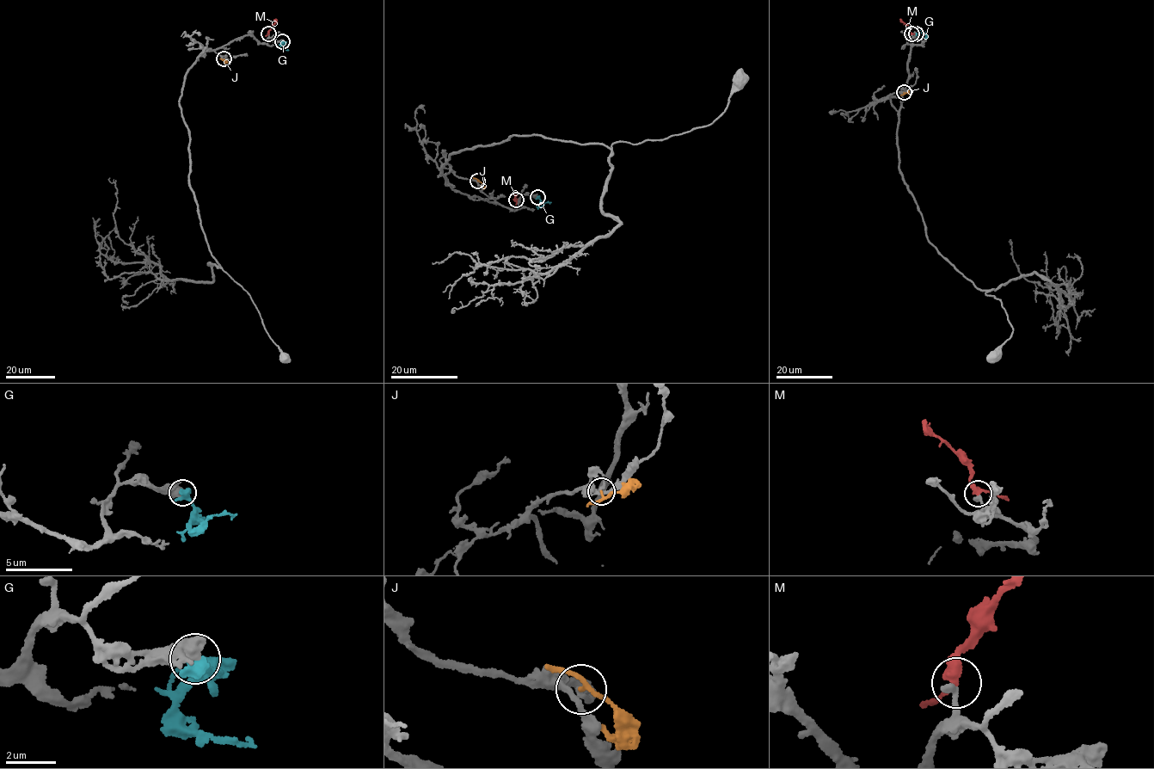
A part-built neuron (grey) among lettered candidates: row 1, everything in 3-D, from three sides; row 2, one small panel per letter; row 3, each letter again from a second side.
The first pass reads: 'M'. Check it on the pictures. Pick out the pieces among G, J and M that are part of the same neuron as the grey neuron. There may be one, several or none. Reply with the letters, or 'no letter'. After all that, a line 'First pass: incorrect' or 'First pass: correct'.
M
First pass: correct

